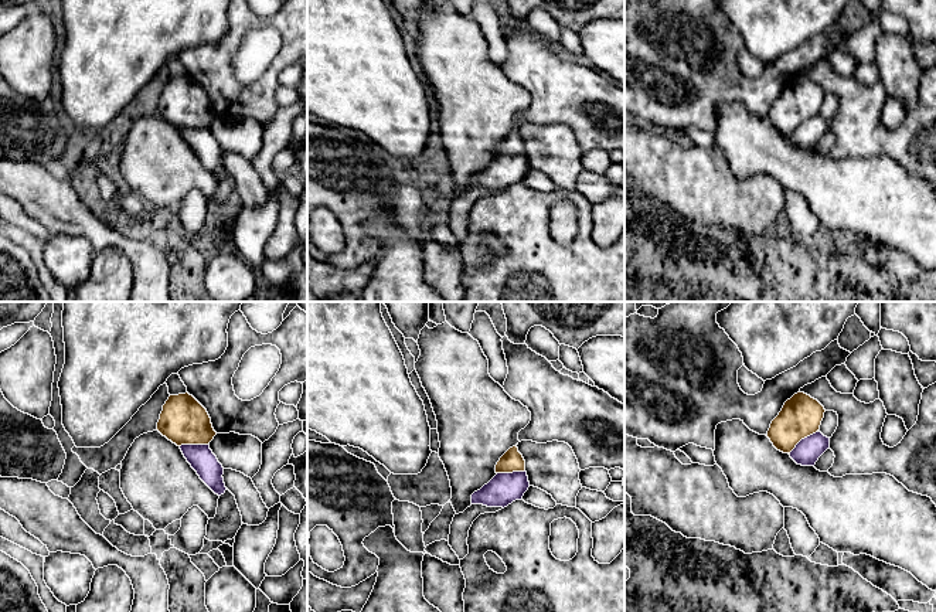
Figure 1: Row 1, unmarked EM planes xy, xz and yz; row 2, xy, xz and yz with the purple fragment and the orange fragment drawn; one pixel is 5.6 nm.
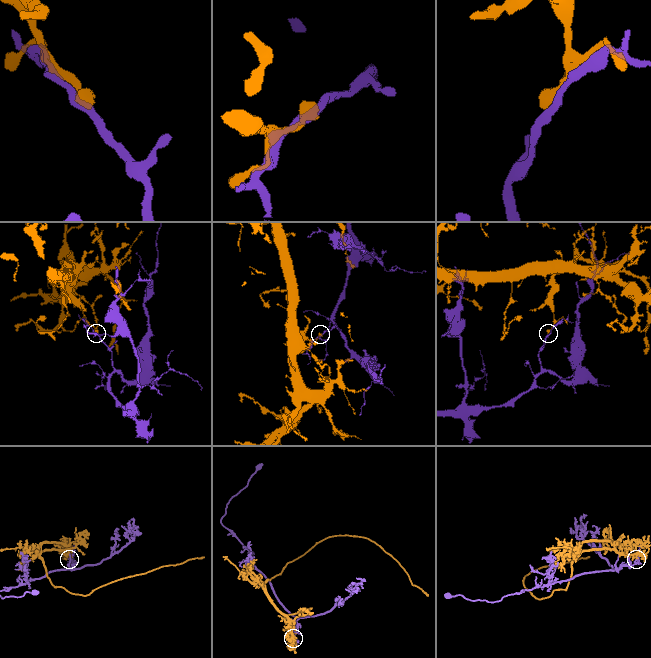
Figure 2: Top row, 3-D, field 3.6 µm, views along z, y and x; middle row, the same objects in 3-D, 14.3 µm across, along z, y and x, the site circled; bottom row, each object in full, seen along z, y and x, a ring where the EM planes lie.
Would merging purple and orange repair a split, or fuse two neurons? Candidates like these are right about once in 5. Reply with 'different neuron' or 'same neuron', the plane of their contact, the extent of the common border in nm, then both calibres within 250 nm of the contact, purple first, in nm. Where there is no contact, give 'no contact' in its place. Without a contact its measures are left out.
different neuron | yz | 220 nm | 150/240 nm

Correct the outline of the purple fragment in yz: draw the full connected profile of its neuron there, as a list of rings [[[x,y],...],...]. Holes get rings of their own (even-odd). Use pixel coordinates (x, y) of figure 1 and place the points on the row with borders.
[[[820,431],[801,439],[790,452],[790,458],[801,466],[814,466],[818,458],[830,448],[830,438]]]

